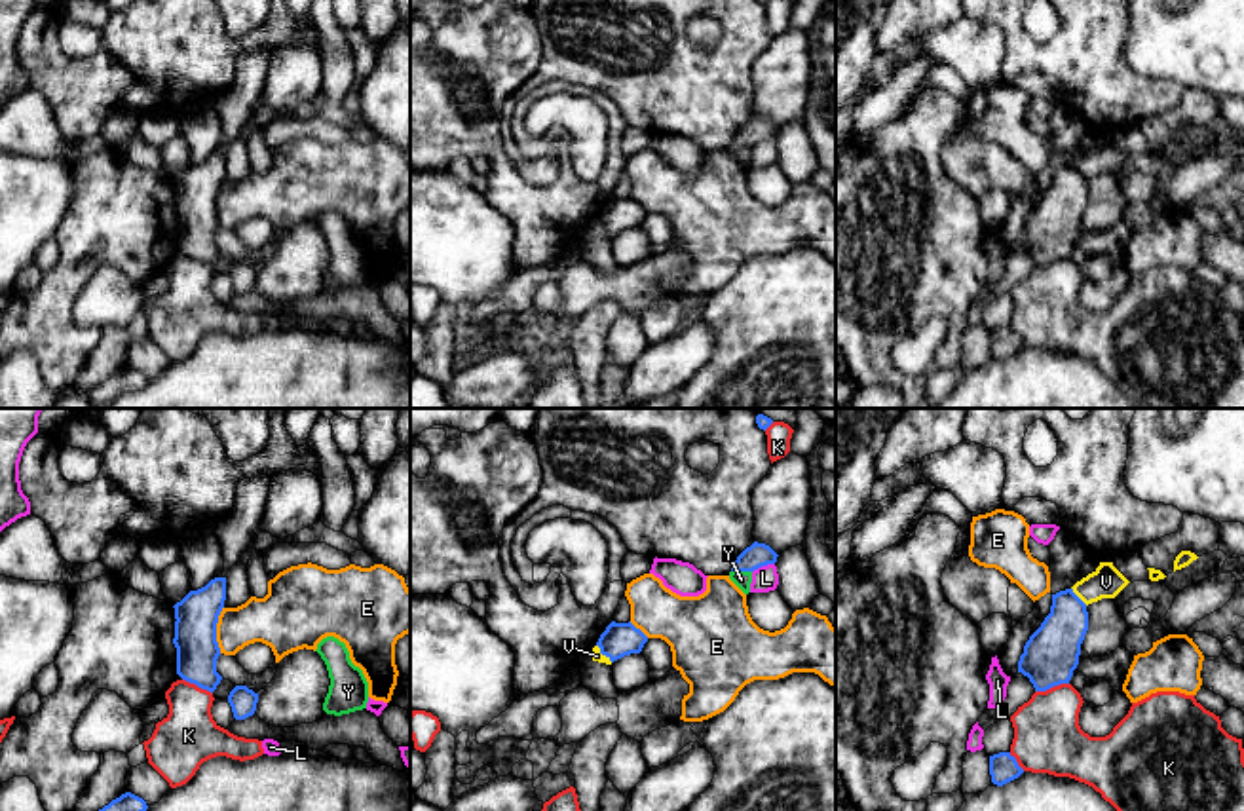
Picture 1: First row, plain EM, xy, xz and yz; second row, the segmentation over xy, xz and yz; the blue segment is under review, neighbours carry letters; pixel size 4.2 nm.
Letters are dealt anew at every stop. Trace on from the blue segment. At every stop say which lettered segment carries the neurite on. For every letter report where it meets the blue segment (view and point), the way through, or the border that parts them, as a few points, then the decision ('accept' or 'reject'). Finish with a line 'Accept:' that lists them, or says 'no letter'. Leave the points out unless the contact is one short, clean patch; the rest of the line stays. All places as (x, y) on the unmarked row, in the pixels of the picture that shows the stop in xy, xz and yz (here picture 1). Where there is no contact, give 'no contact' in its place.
E: xy (215, 204) | reject
K: yz (1051, 261) | reject
L: xz (762, 139) | reject
V: yz (1077, 171) | along yz (1072, 162), (1087, 179) | reject
Y: xz (741, 145) | reject
Accept: no letter

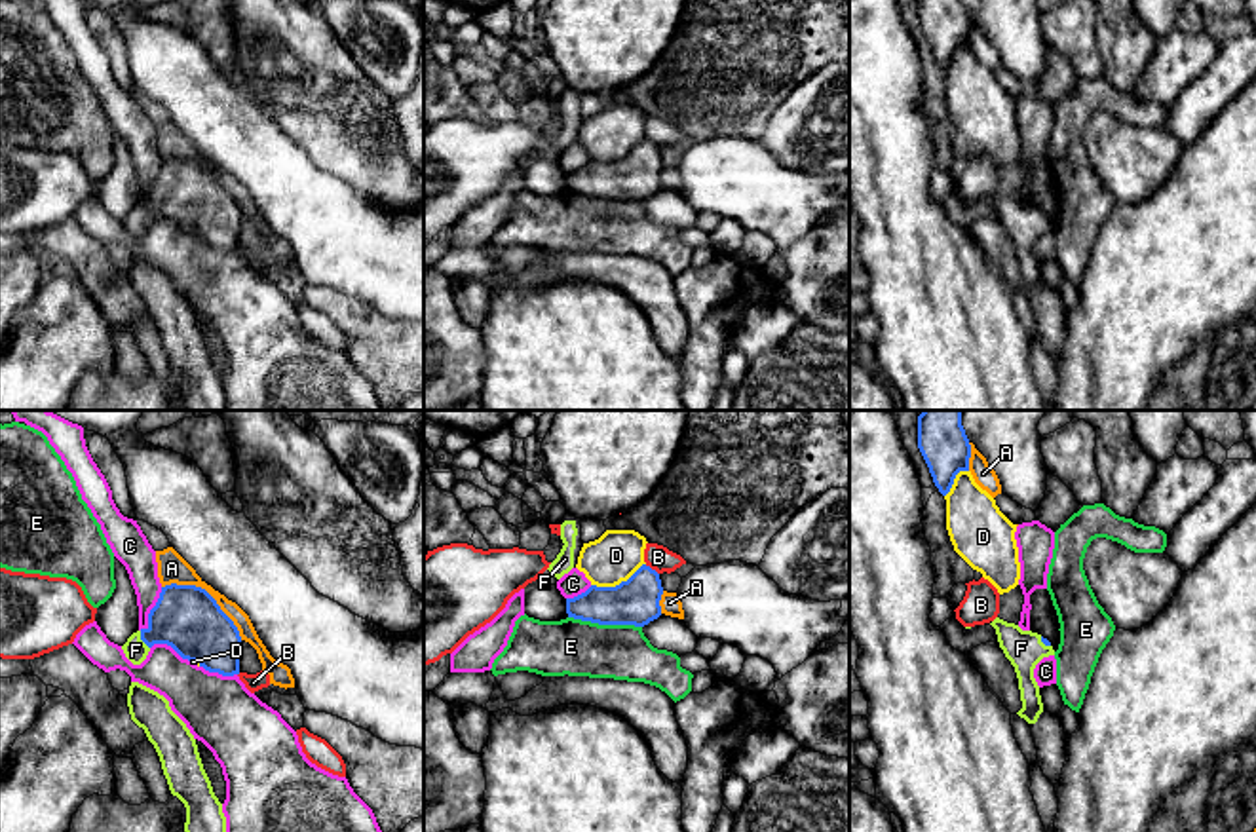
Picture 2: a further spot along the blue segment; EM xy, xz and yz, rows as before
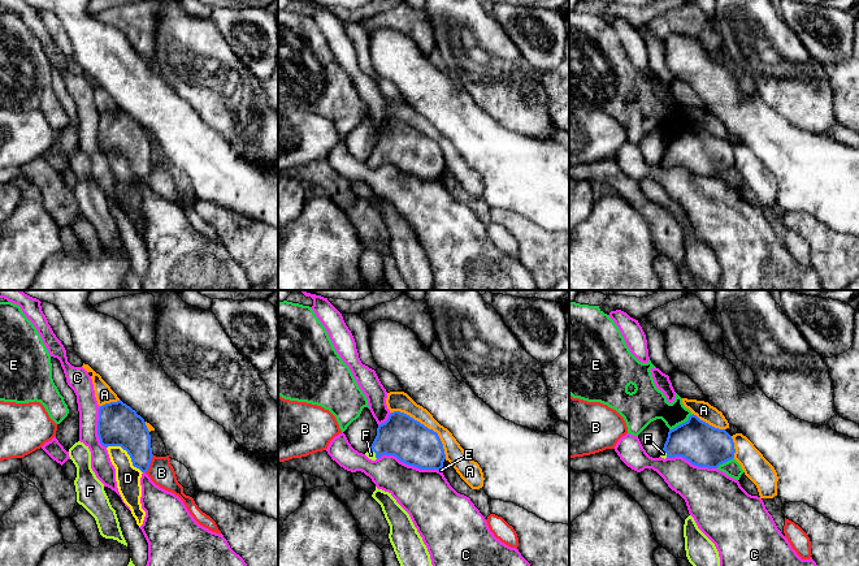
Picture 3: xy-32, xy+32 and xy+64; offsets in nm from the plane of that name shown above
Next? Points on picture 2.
A: xy (208, 168) | reject
B: xz (650, 143) | reject
C: xy (151, 185) | reject
D: xz (620, 158) | reject
E: xz (605, 198) | reject
F: xy (143, 215) | across xy (187, 192), (170, 196), (143, 215), (135, 225) | accept
Accept: F

